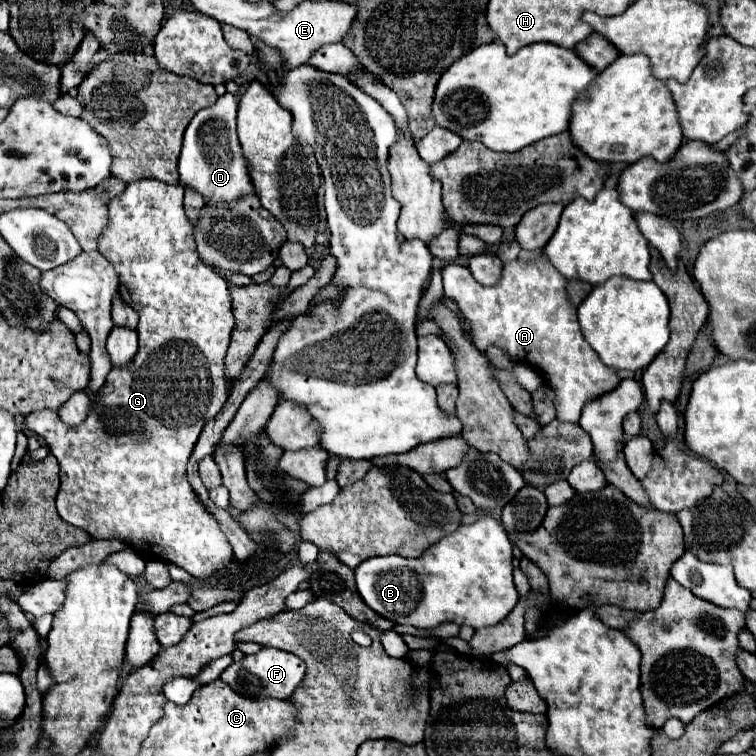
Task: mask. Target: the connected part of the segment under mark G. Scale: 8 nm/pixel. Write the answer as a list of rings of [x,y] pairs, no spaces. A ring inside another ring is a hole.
[[[137,180],[127,184],[127,190],[113,198],[109,204],[109,224],[103,230],[101,238],[99,238],[99,252],[111,262],[111,266],[115,268],[117,276],[119,276],[119,292],[123,296],[123,300],[133,306],[139,314],[139,350],[133,358],[133,362],[129,362],[129,366],[123,366],[121,370],[111,370],[107,376],[105,386],[101,388],[101,392],[91,400],[91,412],[87,416],[87,420],[77,426],[71,428],[67,424],[61,422],[61,418],[57,416],[57,412],[53,410],[39,410],[29,414],[29,418],[25,418],[25,426],[29,432],[41,436],[47,444],[47,448],[51,450],[51,454],[57,458],[59,468],[61,468],[61,488],[57,494],[57,512],[59,516],[77,526],[87,530],[93,538],[121,538],[121,540],[129,540],[129,544],[133,546],[133,550],[143,556],[145,560],[163,560],[163,562],[173,562],[179,568],[187,570],[191,576],[195,578],[209,578],[213,572],[223,570],[231,564],[233,560],[233,550],[225,538],[225,534],[221,532],[219,524],[215,522],[215,518],[203,508],[203,504],[197,500],[197,494],[193,492],[189,480],[187,480],[187,460],[189,454],[193,452],[193,446],[205,426],[205,422],[209,422],[209,418],[213,418],[223,404],[227,402],[229,390],[231,390],[231,382],[225,376],[225,354],[229,348],[229,340],[231,340],[231,332],[233,332],[233,312],[231,312],[231,296],[229,296],[229,286],[227,282],[217,276],[209,266],[205,266],[197,254],[197,244],[193,238],[193,226],[189,222],[189,218],[185,216],[183,210],[183,188],[181,184],[165,184],[159,180]]]

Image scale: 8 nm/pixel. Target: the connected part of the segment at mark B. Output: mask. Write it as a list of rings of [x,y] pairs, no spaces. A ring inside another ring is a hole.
[[[485,514],[471,526],[459,526],[453,534],[441,538],[419,558],[389,554],[361,562],[361,566],[355,568],[357,590],[369,608],[395,624],[409,624],[421,630],[437,628],[443,622],[453,622],[459,626],[471,622],[467,626],[475,630],[494,626],[503,621],[519,601],[513,578],[512,545],[511,540],[505,536],[505,530],[501,530],[501,524]]]

